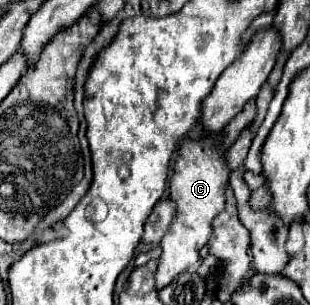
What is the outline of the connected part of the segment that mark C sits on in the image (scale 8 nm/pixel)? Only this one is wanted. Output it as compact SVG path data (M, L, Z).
M190 140L180 146L174 176L170 180L170 198L176 202L176 218L160 242L160 266L156 272L156 286L170 284L180 272L188 270L200 260L200 248L208 244L212 232L212 218L224 210L224 188L228 184L228 168L224 166L224 154L220 154L206 140Z

